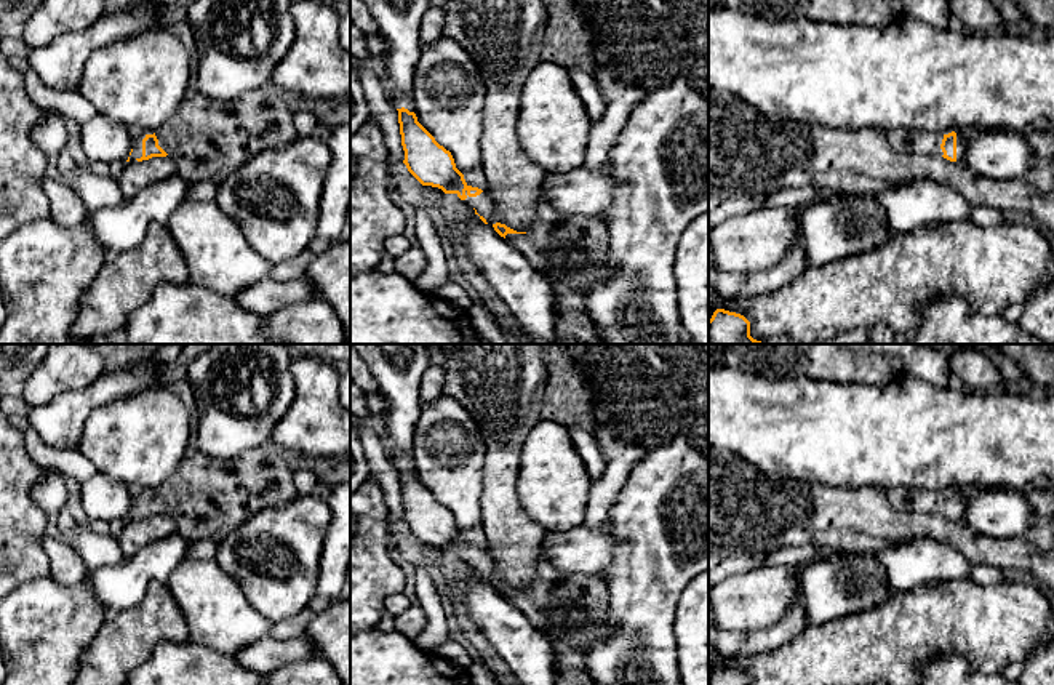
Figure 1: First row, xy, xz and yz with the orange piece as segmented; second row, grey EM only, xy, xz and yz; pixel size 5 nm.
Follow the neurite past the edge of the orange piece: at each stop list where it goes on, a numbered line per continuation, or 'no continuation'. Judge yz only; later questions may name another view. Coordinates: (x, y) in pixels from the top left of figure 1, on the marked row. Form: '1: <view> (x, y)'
1: yz (960, 141)

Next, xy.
1: xy (136, 148)

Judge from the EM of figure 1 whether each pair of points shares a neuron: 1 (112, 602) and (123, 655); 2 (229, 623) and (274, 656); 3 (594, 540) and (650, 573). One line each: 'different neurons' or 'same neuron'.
1: different neurons
2: different neurons
3: different neurons

